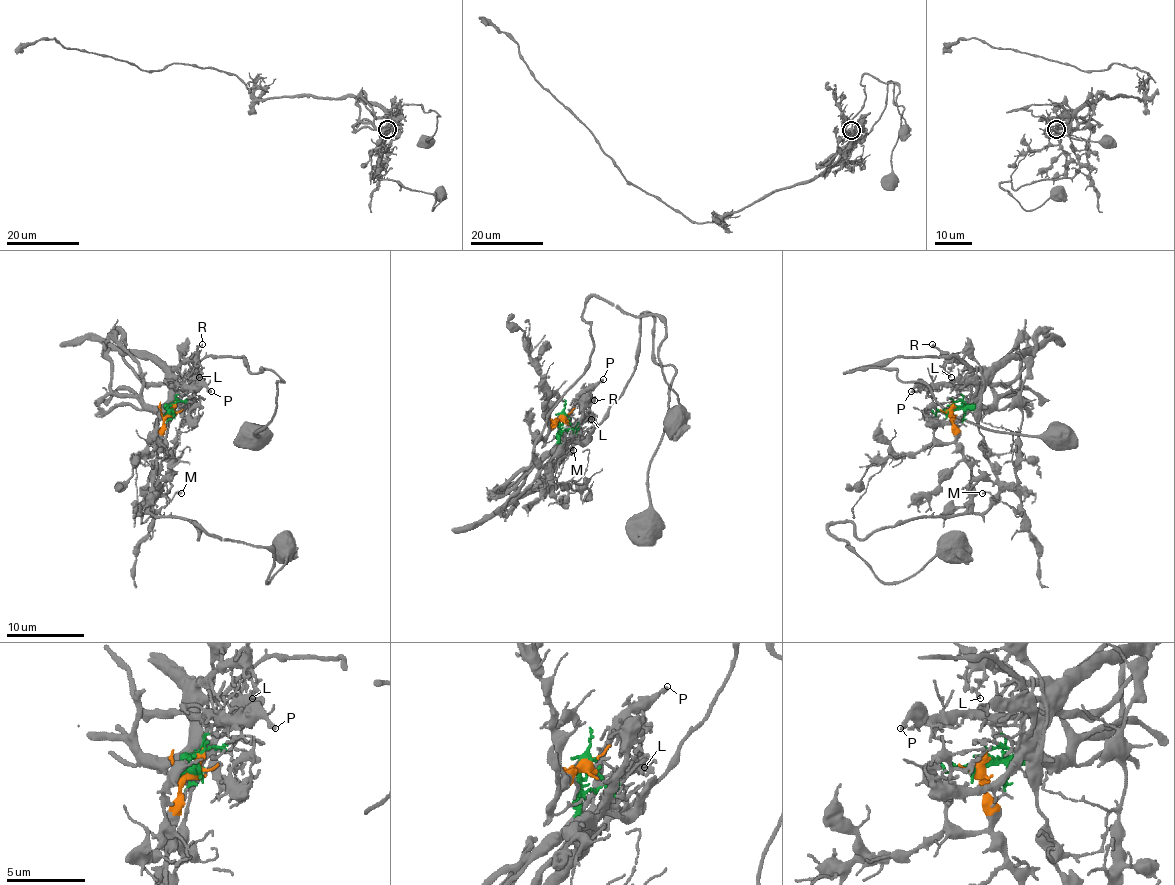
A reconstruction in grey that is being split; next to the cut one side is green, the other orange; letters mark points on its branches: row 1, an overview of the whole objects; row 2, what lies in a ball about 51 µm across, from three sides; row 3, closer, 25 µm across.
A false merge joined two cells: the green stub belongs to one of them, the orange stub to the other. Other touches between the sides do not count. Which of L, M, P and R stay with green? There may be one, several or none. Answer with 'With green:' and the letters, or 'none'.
With green: L, P, R

